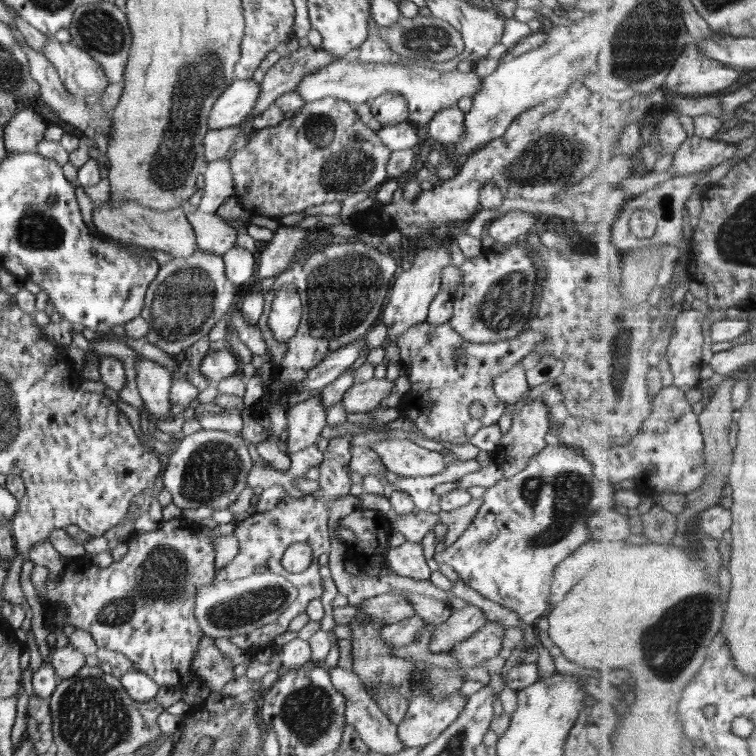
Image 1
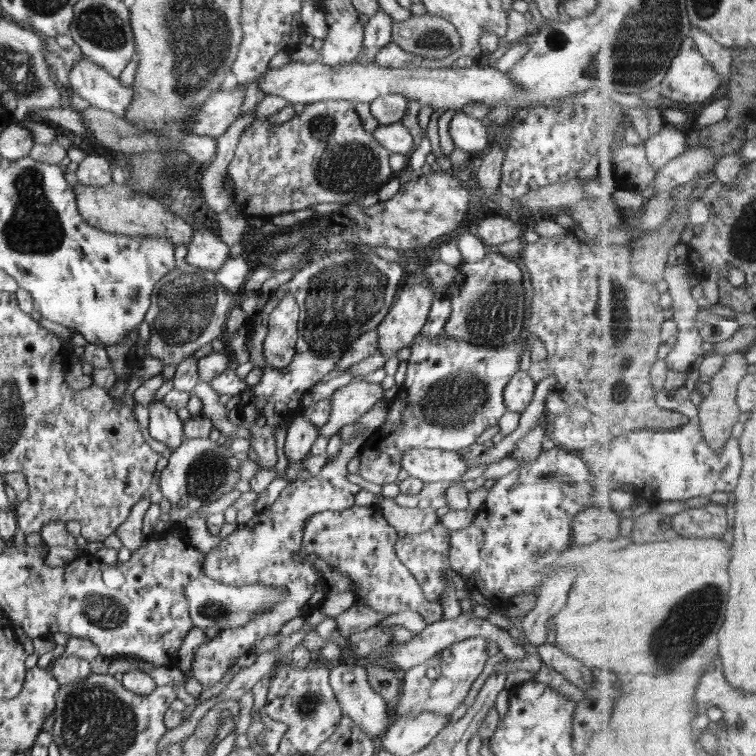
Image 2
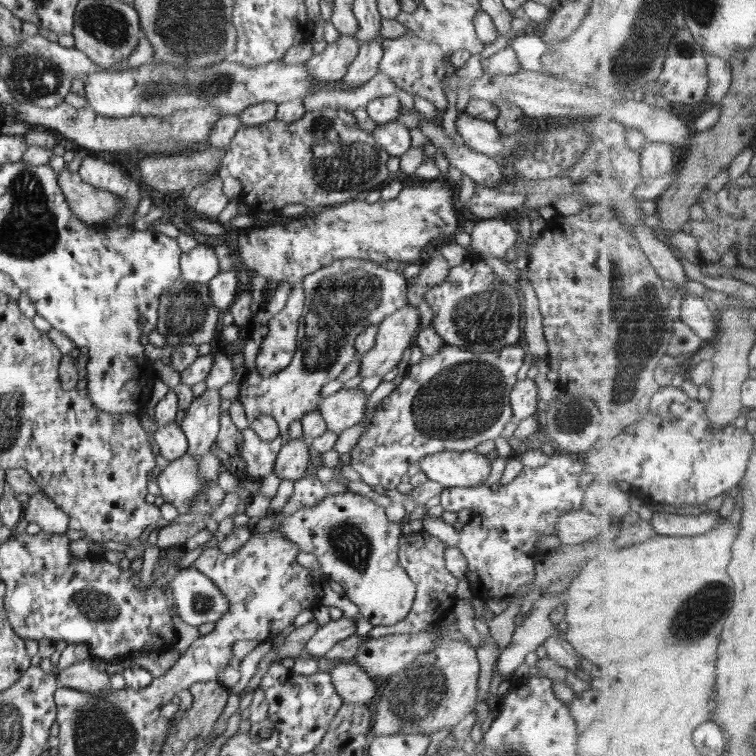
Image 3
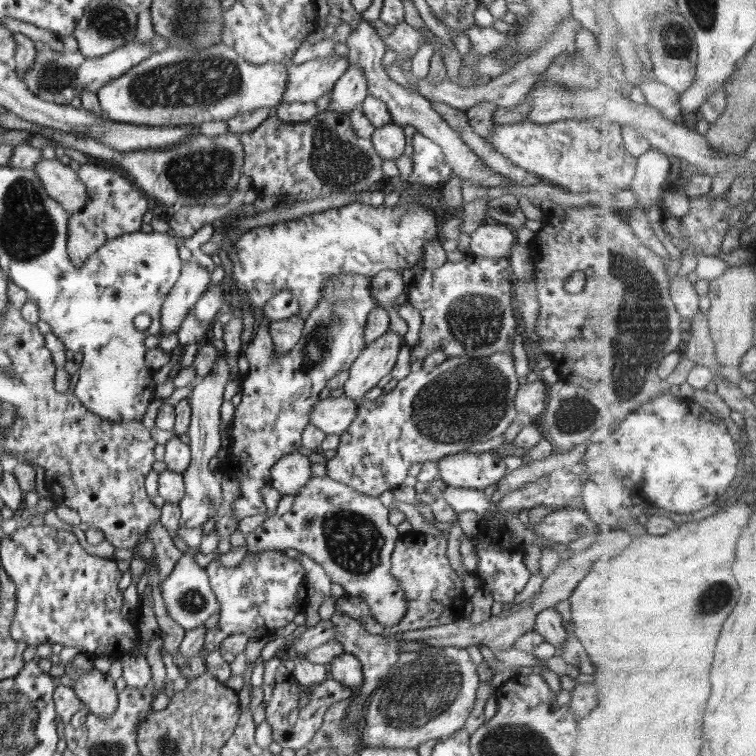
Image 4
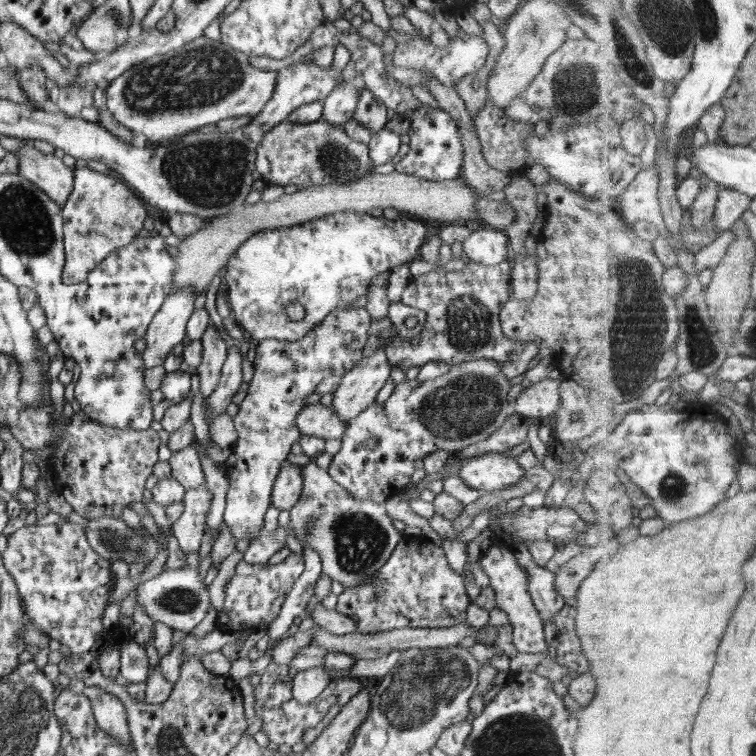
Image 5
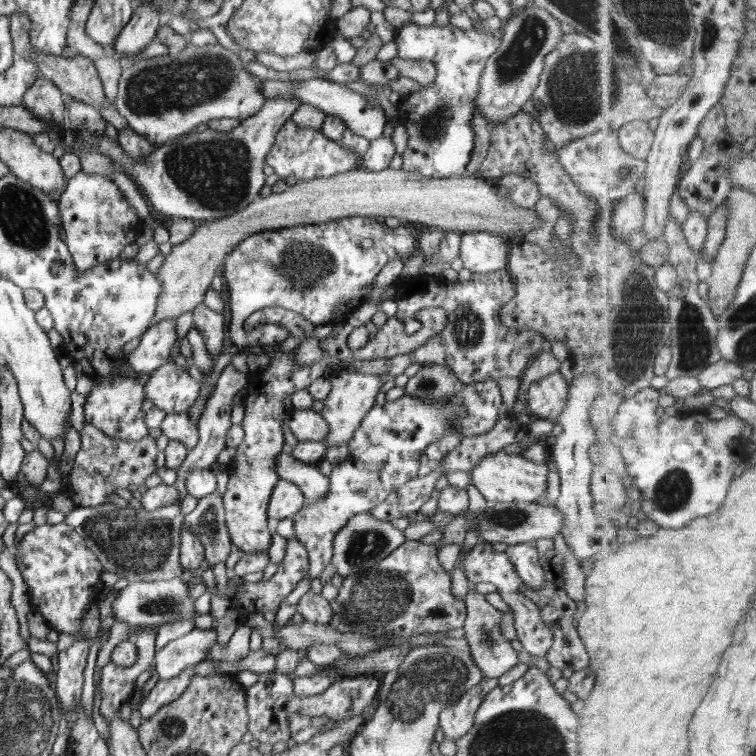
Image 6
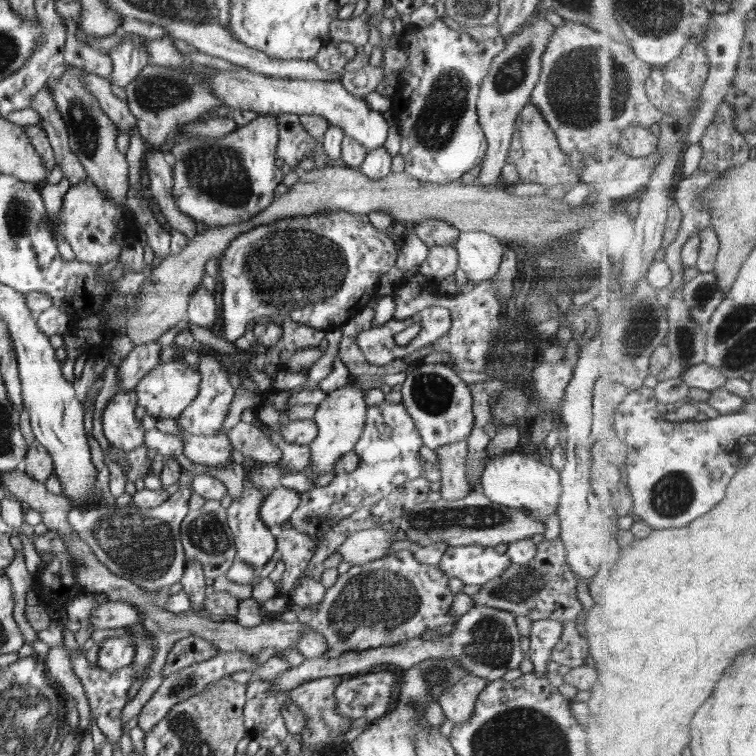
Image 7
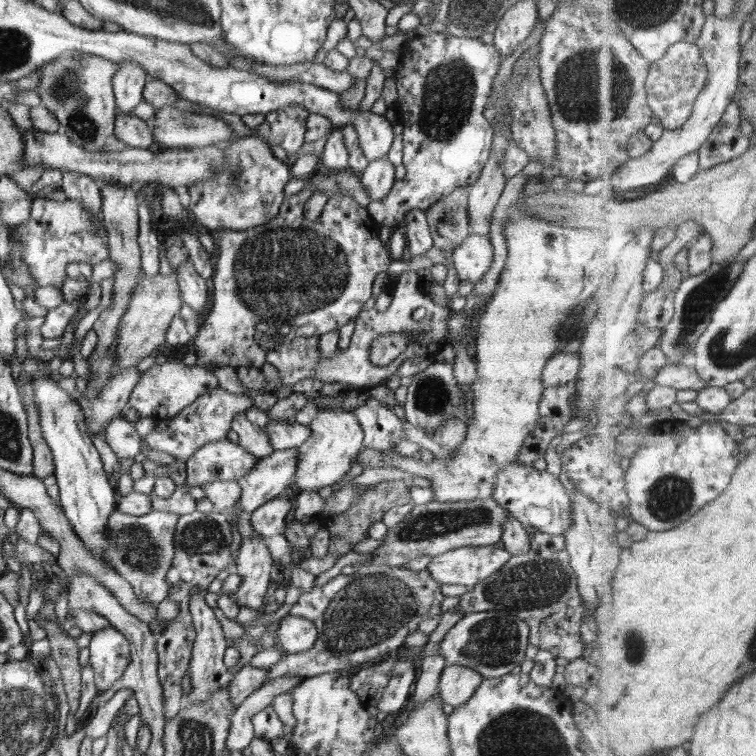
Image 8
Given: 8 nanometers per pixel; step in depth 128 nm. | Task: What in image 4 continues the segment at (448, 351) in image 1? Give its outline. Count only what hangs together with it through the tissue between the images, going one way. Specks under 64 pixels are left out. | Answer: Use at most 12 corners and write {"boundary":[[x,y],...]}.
{"boundary":[[510,351],[444,357],[356,418],[328,477],[379,498],[504,434]]}

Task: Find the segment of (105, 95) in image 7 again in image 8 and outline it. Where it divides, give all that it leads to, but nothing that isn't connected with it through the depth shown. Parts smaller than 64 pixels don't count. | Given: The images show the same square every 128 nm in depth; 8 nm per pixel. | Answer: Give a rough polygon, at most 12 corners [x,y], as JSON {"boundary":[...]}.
{"boundary":[[118,113],[115,137],[128,147],[148,149],[155,142],[146,121]]}

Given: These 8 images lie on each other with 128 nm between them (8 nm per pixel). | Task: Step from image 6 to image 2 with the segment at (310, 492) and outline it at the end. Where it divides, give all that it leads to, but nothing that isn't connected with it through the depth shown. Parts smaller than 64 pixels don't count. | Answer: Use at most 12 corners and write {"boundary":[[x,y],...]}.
{"boundary":[[377,504],[310,517],[302,548],[350,576],[354,603],[442,619]]}

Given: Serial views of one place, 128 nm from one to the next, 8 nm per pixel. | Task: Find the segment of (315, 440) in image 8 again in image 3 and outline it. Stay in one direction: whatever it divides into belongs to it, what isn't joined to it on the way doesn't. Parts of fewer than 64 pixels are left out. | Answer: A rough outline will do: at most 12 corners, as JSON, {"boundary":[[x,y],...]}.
{"boundary":[[404,306],[377,326],[374,346],[358,376],[396,369],[420,324],[416,306]]}

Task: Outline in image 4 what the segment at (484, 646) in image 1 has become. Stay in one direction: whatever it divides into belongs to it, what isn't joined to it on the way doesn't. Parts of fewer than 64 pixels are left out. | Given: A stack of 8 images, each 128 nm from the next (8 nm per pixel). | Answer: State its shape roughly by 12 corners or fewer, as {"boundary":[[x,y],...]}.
{"boundary":[[465,648],[401,653],[368,696],[361,748],[417,750],[474,708]]}

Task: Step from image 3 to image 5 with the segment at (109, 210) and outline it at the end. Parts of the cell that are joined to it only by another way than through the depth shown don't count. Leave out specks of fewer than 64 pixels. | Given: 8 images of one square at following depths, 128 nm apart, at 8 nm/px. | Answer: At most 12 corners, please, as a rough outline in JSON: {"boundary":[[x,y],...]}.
{"boundary":[[28,142],[15,151],[19,172],[63,206],[73,169]]}

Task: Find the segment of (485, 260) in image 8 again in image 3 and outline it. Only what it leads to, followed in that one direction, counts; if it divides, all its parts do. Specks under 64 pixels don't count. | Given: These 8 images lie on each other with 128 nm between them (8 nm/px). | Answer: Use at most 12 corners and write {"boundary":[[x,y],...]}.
{"boundary":[[499,218],[477,220],[474,252],[501,259],[520,242]]}

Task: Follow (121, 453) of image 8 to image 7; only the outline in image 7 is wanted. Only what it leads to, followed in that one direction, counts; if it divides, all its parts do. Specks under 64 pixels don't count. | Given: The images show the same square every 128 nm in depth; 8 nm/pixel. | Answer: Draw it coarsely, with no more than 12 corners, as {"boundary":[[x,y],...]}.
{"boundary":[[135,389],[118,391],[102,412],[110,444],[144,444]]}

